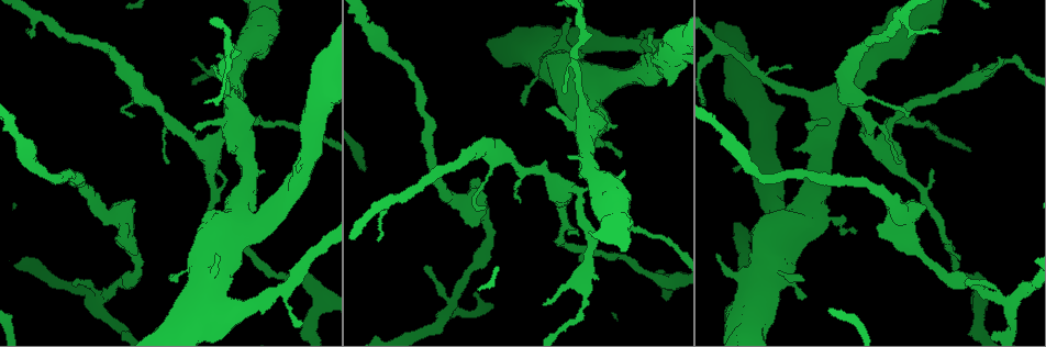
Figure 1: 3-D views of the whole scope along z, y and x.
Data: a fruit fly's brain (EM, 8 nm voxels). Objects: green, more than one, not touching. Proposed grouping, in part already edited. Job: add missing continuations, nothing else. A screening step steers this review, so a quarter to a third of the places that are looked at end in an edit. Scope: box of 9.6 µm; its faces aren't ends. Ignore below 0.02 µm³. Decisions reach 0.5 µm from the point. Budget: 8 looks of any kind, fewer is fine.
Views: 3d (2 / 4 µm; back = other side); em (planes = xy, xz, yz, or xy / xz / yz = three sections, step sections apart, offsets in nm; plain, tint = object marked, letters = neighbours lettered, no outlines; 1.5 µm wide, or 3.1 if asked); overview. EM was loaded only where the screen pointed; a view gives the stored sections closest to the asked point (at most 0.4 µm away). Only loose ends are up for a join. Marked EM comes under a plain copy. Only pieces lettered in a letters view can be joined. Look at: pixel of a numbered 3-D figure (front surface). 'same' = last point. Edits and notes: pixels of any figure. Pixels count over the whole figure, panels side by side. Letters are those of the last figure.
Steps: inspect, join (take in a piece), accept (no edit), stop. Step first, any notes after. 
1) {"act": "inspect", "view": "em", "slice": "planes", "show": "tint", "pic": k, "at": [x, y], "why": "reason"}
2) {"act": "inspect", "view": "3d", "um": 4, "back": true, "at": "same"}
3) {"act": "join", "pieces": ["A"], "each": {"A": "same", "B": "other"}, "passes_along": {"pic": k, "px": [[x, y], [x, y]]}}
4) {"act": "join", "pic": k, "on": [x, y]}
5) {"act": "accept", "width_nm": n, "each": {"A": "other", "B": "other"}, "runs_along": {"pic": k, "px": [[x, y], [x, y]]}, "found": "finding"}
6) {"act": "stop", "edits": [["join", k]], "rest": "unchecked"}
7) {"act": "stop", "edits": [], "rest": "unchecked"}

{"act": "inspect", "view": "em", "slice": "planes", "show": "letters", "pic": 1, "at": [73, 282], "why": "tapers out"}

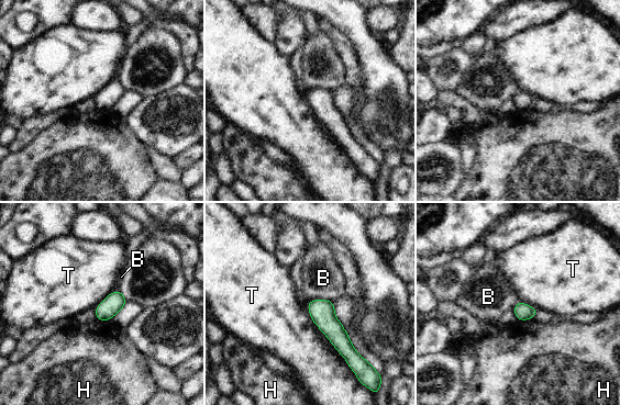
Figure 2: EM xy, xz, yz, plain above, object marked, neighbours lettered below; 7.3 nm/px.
{"act": "accept", "width_nm": 120, "each": {"B": "other", "H": "other", "T": "other"}, "border": {"pic": 2, "px": [[307, 302], [312, 322], [353, 371]]}, "found": "none of them fits"}

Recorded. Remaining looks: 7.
{"act": "inspect", "view": "3d", "um": 2, "pic": 1, "at": [960, 258], "why": "free end"}

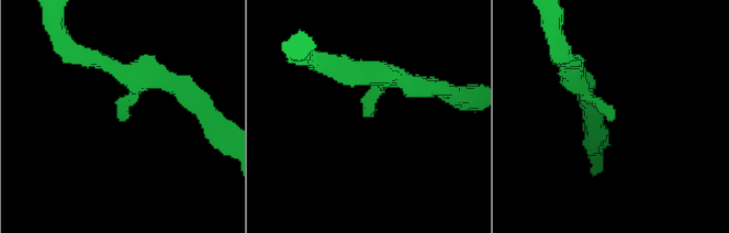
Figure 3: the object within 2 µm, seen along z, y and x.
{"act": "inspect", "view": "em", "slice": "planes", "show": "letters", "pic": 3, "at": [363, 115], "arm_widths_nm": [190, 200]}

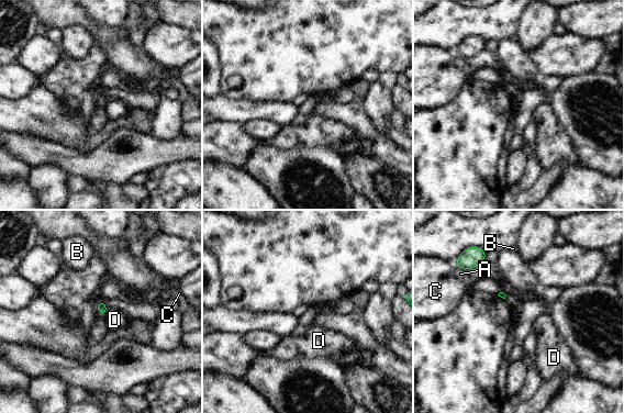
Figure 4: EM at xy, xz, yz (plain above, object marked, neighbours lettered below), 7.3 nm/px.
{"act": "accept", "each": {"A": "other", "B": "other", "C": "other", "D": "other"}, "border": {"pic": 4, "px": [[109, 309], [103, 315]]}, "found": "none of them fits"}

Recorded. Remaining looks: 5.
{"act": "inspect", "view": "em", "slice": "planes", "show": "letters", "pic": 1, "at": [904, 115]}

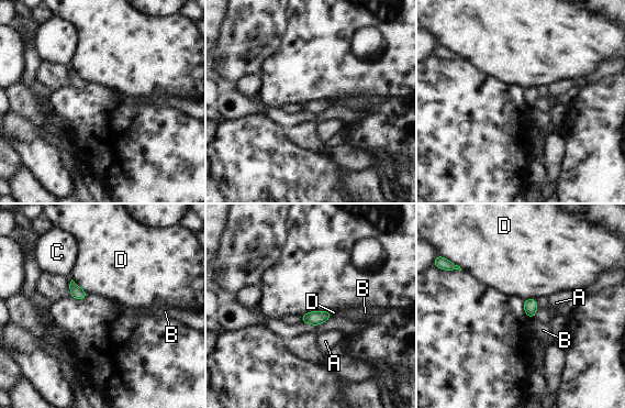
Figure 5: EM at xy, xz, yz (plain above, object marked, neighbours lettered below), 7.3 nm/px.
{"act": "accept", "each": {"A": "other", "B": "other", "C": "other", "D": "other"}, "found": "none of them fits"}

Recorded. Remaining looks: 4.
{"act": "stop", "edits": [], "rest": "unchecked"}

